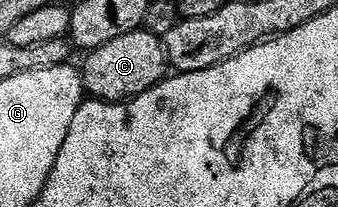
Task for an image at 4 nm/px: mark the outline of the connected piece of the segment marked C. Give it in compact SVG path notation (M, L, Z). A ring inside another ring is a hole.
M143 30L122 34L122 38L114 38L114 42L91 49L85 56L88 57L82 67L84 90L93 100L127 102L153 88L170 72L163 39Z

